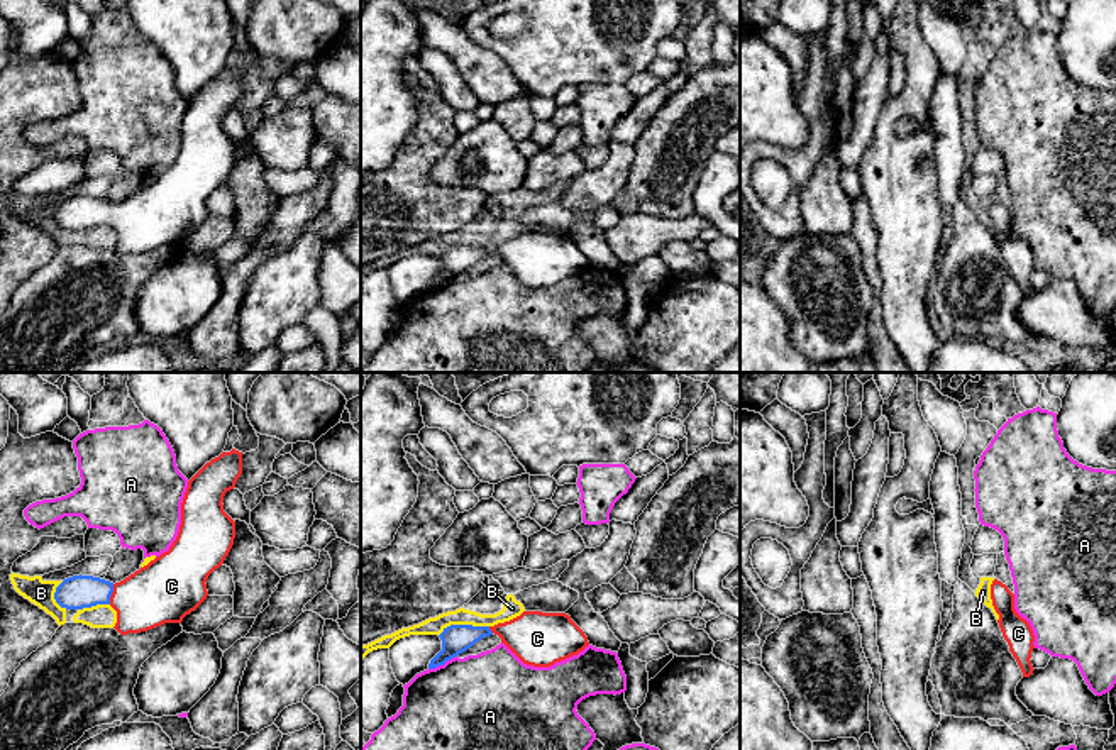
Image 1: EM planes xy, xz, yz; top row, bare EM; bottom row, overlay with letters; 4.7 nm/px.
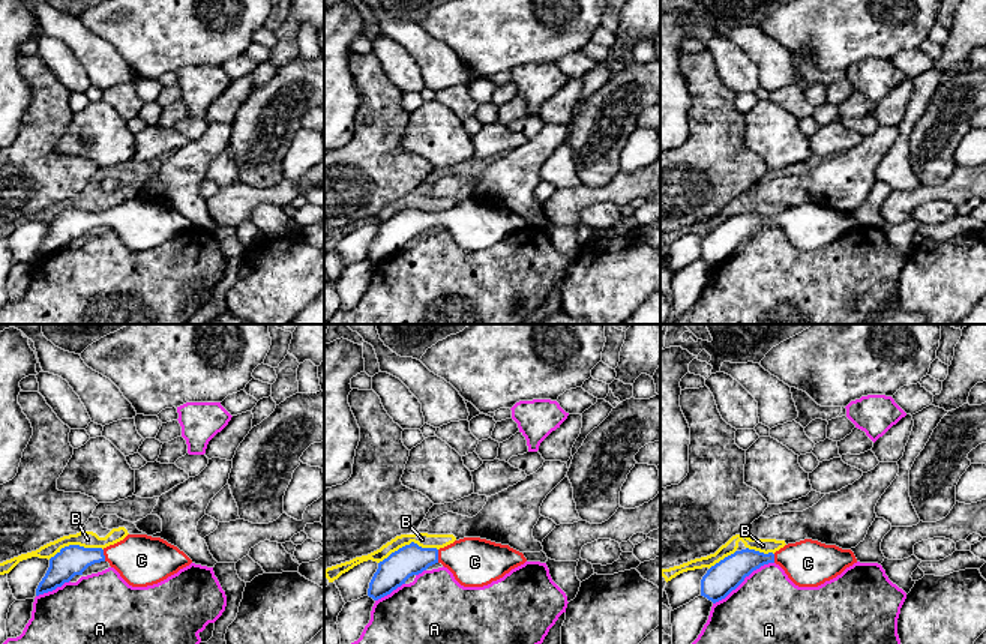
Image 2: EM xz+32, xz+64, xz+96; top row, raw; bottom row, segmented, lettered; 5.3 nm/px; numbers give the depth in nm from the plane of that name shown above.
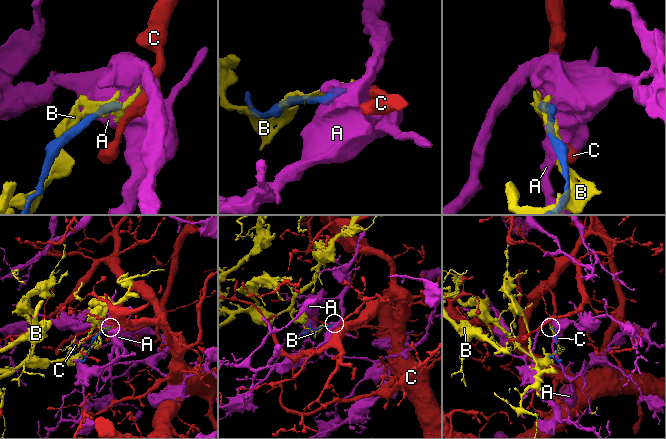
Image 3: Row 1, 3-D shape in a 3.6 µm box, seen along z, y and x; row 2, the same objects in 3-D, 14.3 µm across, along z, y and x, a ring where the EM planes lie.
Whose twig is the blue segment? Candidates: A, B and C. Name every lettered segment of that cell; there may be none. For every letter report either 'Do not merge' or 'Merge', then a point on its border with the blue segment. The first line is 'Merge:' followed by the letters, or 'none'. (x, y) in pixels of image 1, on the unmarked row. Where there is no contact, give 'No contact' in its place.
Merge: C
A: Do not merge. Touches blue at xz (442, 285)
B: Do not merge. Touches blue at xz (463, 246)
C: Merge. Touches blue at xy (110, 215)

